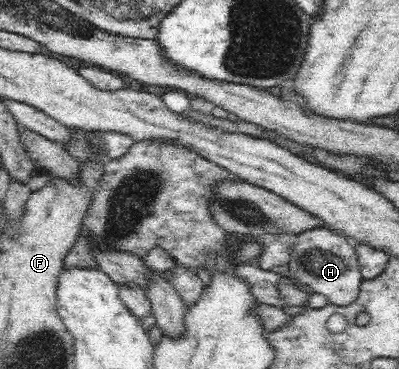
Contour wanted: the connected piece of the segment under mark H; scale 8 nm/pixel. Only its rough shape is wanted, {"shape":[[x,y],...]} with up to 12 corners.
{"shape":[[322,226],[287,245],[291,279],[332,304],[363,279],[351,239]]}

